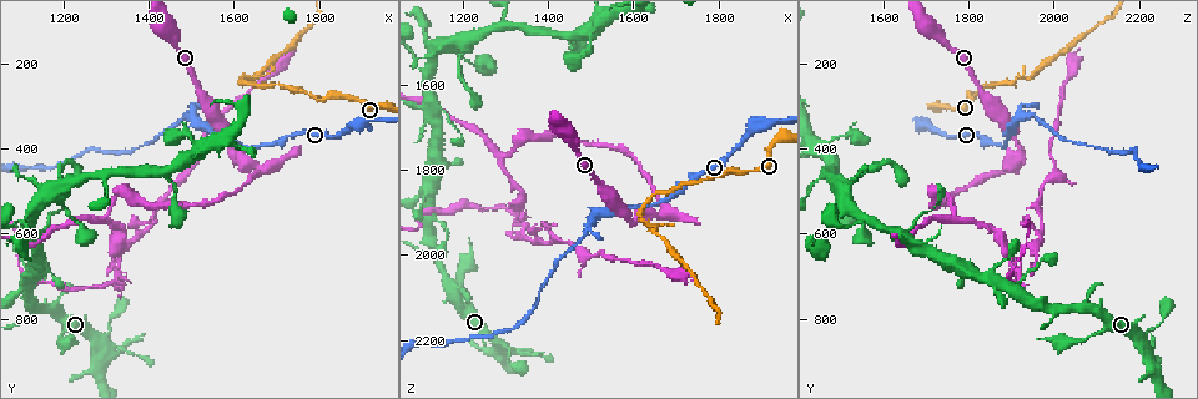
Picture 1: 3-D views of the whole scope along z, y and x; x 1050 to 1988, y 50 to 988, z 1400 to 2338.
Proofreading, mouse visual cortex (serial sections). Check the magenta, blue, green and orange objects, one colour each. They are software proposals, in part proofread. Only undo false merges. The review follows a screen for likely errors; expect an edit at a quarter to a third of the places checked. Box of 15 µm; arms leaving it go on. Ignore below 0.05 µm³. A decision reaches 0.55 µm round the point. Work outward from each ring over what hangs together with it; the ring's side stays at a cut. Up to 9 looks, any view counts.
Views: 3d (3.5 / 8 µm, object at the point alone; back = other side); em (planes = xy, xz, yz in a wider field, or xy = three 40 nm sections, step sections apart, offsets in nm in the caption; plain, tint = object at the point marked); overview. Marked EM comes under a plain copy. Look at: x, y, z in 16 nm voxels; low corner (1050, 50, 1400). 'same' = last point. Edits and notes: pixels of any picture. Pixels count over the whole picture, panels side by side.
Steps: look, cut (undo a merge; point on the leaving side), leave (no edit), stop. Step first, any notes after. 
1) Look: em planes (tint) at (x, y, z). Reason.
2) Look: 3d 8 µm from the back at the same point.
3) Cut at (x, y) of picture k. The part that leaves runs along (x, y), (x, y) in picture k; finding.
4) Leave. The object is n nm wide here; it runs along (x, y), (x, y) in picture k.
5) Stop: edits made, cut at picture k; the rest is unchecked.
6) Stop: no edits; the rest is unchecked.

Look: 3d 8 µm from the back at (1615, 240, 1910). Sharp bend.

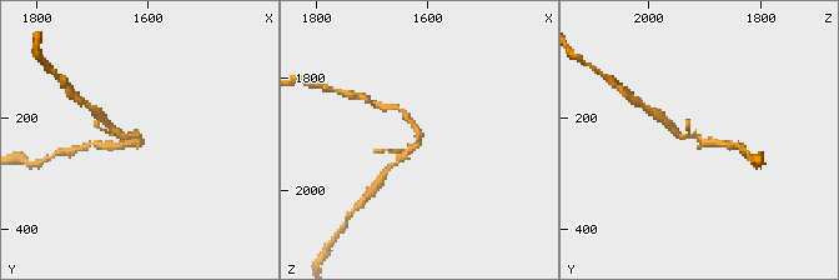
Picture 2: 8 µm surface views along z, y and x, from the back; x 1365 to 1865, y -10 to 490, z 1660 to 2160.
Look: em xy step 5 (tint) at (1620, 235, 1905). The arms are 150, 200 nm wide; need the tissue.

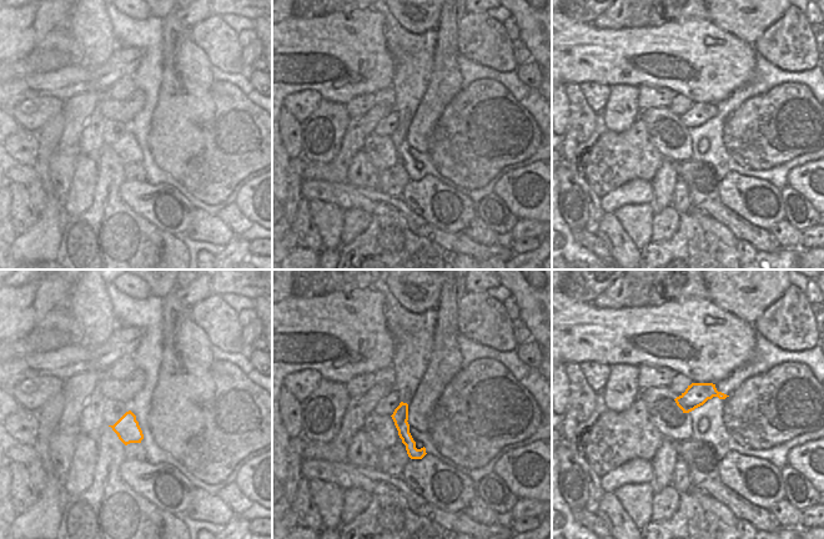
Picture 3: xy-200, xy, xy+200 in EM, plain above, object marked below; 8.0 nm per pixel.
Cut at (401, 154) of picture 2. The object is 130 nm wide here; the part that leaves runs along (418, 138), (416, 146), (387, 171) in picture 2; a second cell is stuck on.

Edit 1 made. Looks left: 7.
Look: overview.

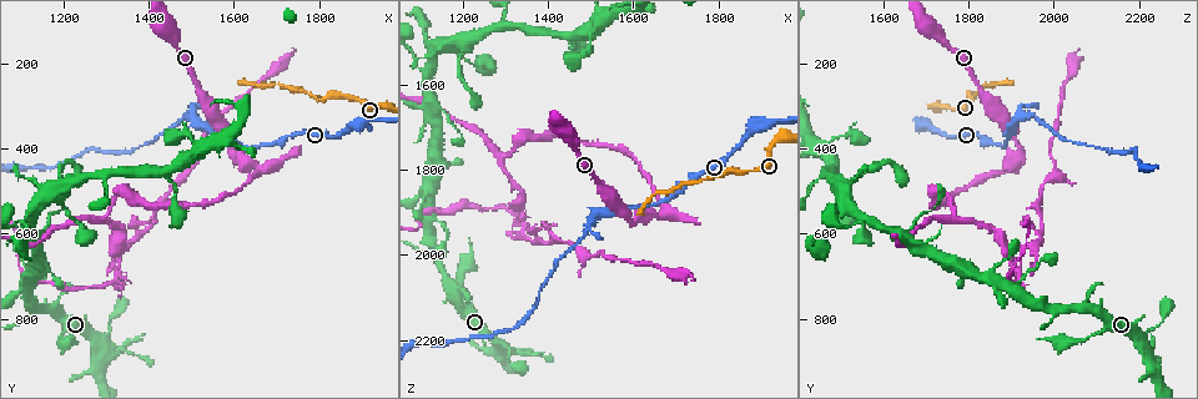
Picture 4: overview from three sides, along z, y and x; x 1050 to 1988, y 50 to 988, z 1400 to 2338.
Look: 3d 3.5 µm from the back at (1620, 430, 1910). Sharp bend.

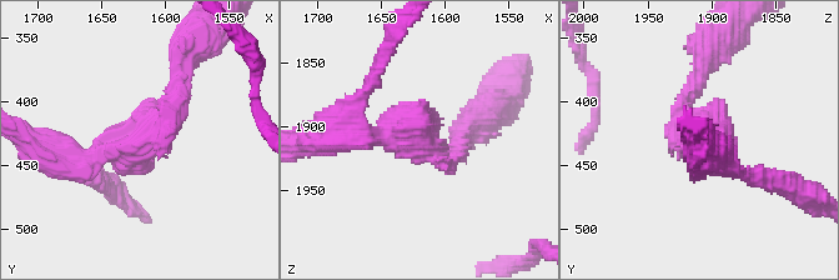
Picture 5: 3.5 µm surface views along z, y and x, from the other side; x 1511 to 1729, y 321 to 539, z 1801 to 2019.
Look: em xy step 3 (tint) at (1618, 432, 1910). Need the tissue.

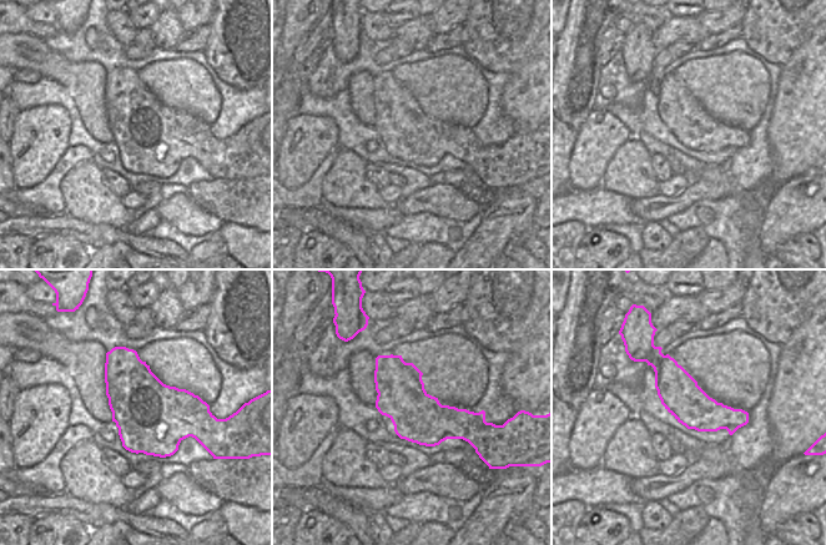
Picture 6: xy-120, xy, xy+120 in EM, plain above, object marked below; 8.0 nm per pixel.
Cut at (126, 129) of picture 5. The part that leaves runs along (169, 116), (134, 150), (69, 158) in picture 5; two cells meet here.

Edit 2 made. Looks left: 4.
Look: overview. See it whole again.

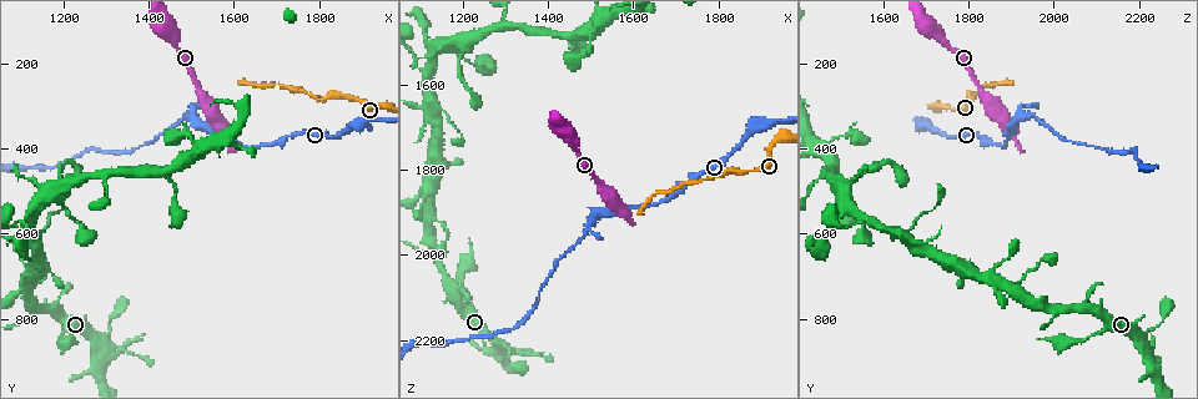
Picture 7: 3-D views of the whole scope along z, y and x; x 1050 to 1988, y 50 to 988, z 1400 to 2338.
Look: 3d 3.5 µm from the back at (1145, 775, 2010). Thick turns thin.

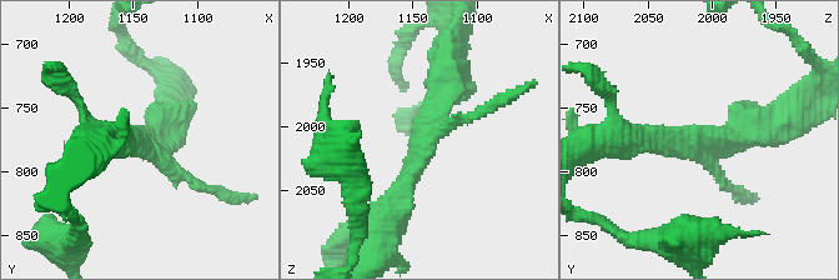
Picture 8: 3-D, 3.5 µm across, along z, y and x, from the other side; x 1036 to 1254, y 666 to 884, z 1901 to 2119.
Leave. It runs along (388, 218), (447, 70) in picture 8; all the same cell.

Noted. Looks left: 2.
Look: 3d 3.5 µm at (1125, 710, 1870).

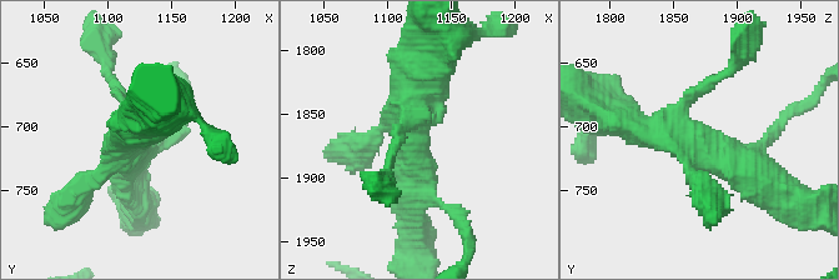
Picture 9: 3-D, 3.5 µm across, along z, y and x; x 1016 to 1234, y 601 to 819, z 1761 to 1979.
Look: em planes (tint) at (1118, 712, 1872). 4 arms meet here; the arms are 150, 250, 350, 450 nm wide; shape alone is not enough.

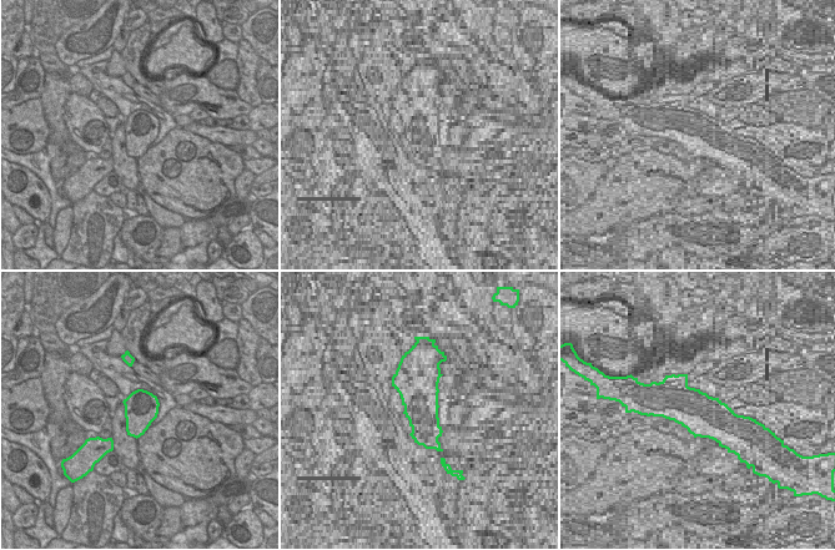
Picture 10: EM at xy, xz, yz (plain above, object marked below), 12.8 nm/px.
Leave. It runs along (770, 180), (697, 138), (627, 123) in picture 9; all the same cell.

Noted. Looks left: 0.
Stop: edits made, cut at picture 2, cut at picture 5; the rest is unchecked.

